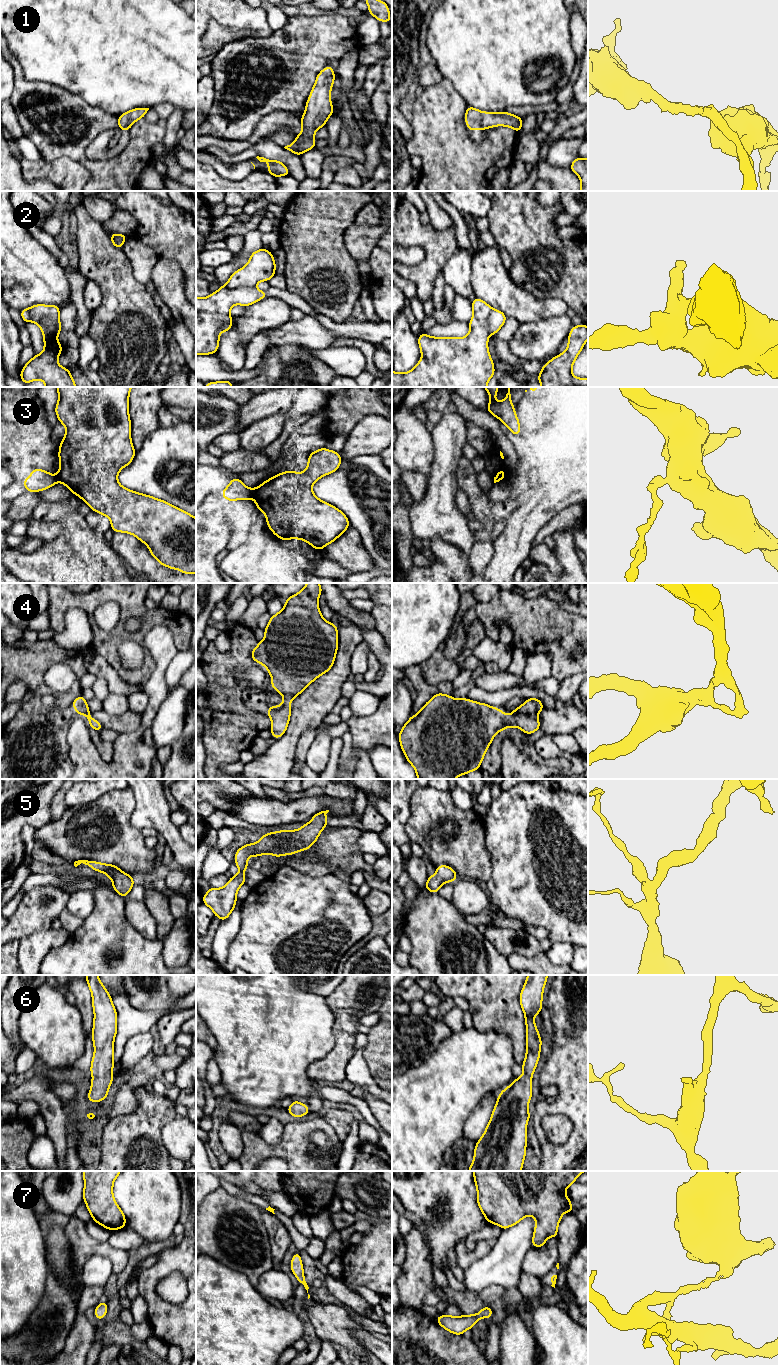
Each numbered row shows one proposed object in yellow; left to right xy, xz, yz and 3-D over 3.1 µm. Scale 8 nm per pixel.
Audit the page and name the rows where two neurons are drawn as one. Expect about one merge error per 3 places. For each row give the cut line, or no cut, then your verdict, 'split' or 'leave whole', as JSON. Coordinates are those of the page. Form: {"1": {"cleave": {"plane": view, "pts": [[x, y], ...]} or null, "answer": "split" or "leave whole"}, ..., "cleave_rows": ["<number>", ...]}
{"1": {"cleave": null, "answer": "leave whole"}, "2": {"cleave": {"plane": "xy", "pts": [[41, 320], [41, 326], [49, 332], [56, 332], [61, 328]]}, "answer": "split"}, "3": {"cleave": {"plane": "xz", "pts": [[252, 489], [253, 496]]}, "answer": "split"}, "4": {"cleave": null, "answer": "leave whole"}, "5": {"cleave": null, "answer": "leave whole"}, "6": {"cleave": null, "answer": "leave whole"}, "7": {"cleave": {"plane": "xz", "pts": [[293, 1256], [299, 1260], [302, 1266]]}, "answer": "split"}, "cleave_rows": ["2", "3", "7"]}

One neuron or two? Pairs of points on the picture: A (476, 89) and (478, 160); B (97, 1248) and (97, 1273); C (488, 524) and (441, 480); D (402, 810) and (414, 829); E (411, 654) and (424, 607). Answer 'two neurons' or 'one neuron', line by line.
A: two neurons
B: two neurons
C: two neurons
D: two neurons
E: one neuron

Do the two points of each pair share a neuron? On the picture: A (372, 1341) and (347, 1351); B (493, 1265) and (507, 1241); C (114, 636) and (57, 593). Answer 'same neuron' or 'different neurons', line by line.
A: different neurons
B: same neuron
C: same neuron

